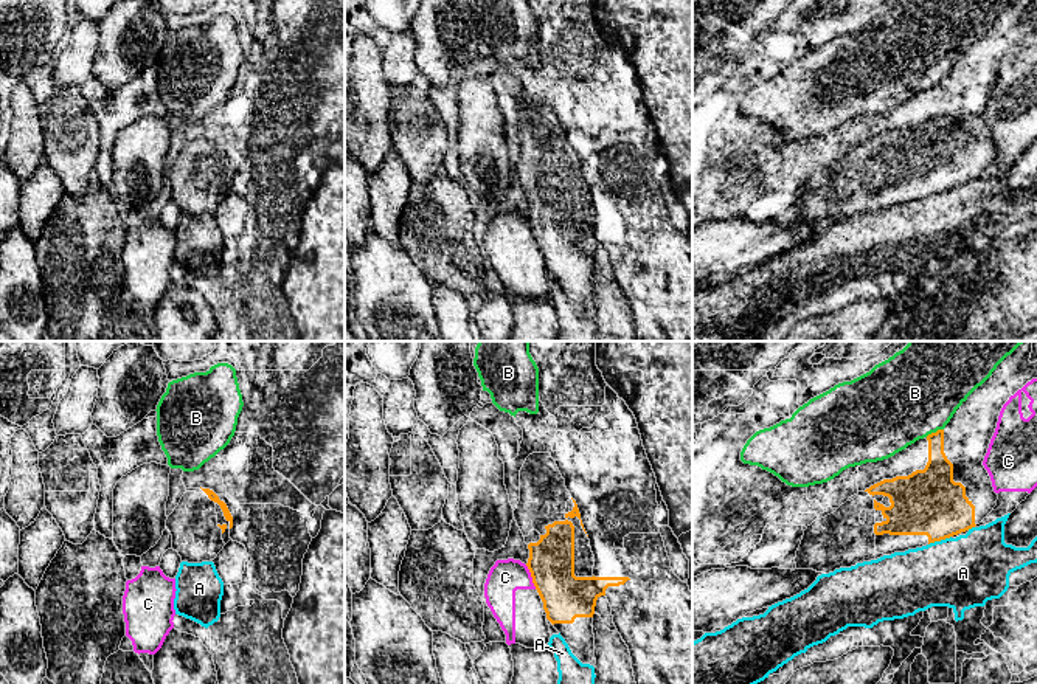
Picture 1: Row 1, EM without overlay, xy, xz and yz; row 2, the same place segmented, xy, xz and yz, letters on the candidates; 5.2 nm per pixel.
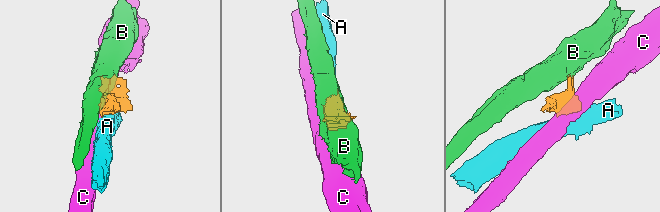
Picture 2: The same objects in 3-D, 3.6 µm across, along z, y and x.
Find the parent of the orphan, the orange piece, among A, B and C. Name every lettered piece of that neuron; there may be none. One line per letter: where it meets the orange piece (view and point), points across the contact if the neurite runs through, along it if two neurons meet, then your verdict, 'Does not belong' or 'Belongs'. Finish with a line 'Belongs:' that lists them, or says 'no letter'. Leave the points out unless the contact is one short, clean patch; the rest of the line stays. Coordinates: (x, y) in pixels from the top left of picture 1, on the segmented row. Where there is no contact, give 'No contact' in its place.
A: Touches orange at yz (939, 540). Boundary: yz (950, 535), (929, 545). Does not belong
B: Touches orange at yz (933, 433). Boundary: yz (943, 428), (926, 436). Does not belong
C: Touches orange at xz (531, 576). Boundary: xz (525, 565), (536, 588). Does not belong
Belongs: no letter

